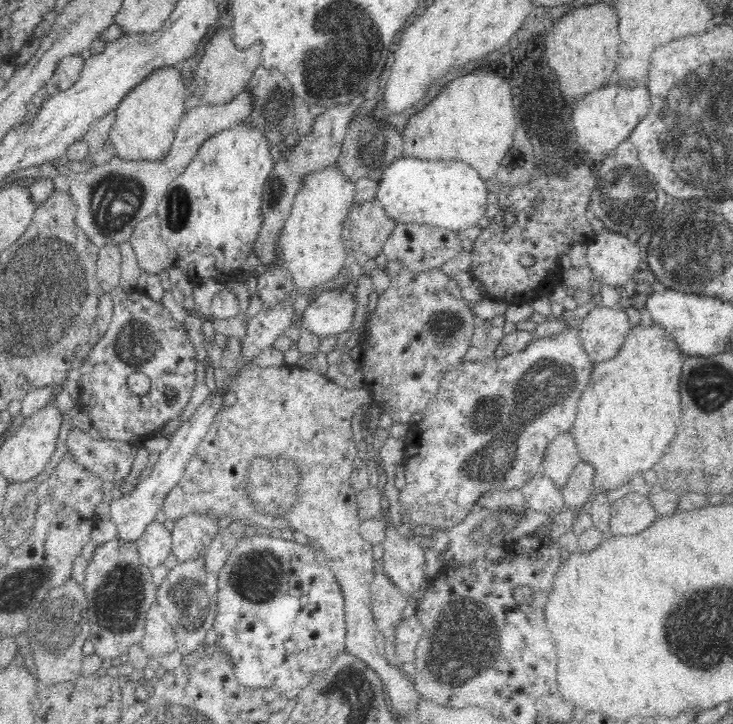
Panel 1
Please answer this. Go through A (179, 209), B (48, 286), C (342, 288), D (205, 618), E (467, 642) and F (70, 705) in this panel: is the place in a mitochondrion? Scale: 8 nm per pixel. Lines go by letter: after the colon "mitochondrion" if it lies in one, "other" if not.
A: mitochondrion
B: mitochondrion
C: other
D: mitochondrion
E: mitochondrion
F: other

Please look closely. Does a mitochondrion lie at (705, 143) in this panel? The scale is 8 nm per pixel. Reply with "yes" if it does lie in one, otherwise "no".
yes

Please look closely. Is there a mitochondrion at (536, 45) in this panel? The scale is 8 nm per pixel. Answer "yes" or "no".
no

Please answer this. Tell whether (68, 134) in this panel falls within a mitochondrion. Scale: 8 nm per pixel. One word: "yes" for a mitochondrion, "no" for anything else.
no

